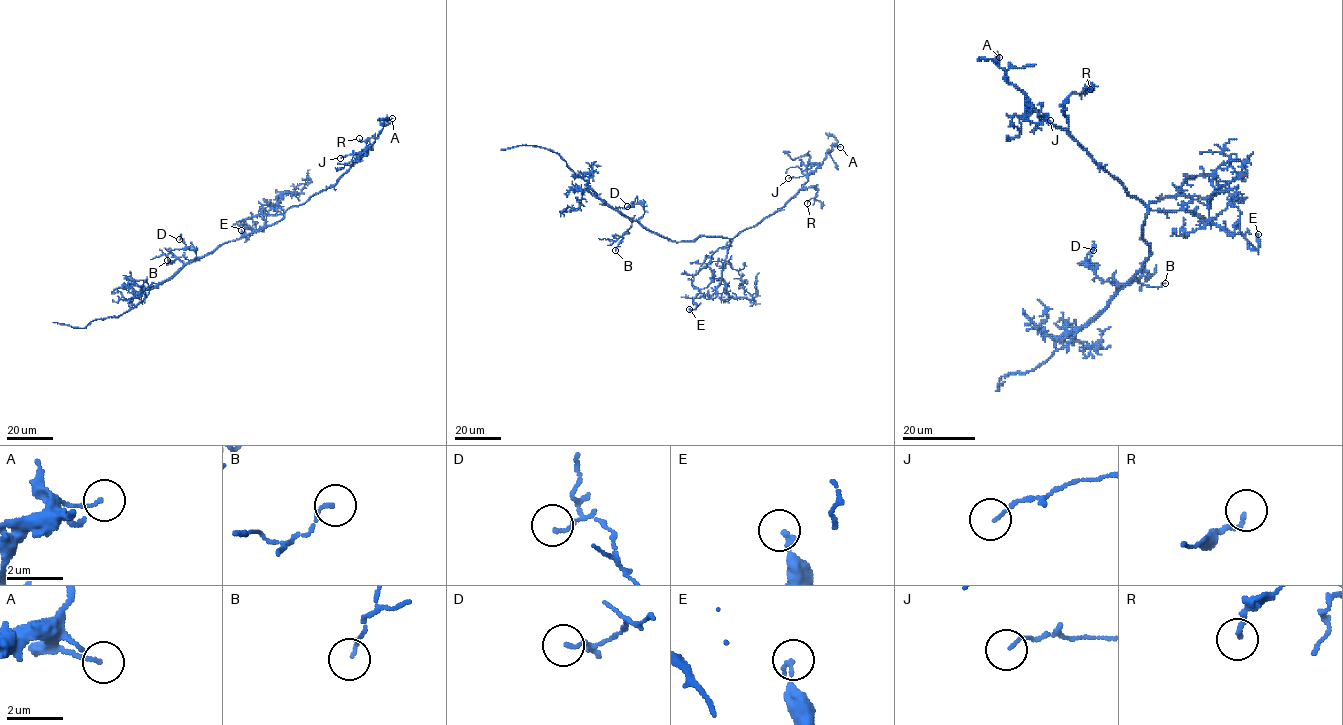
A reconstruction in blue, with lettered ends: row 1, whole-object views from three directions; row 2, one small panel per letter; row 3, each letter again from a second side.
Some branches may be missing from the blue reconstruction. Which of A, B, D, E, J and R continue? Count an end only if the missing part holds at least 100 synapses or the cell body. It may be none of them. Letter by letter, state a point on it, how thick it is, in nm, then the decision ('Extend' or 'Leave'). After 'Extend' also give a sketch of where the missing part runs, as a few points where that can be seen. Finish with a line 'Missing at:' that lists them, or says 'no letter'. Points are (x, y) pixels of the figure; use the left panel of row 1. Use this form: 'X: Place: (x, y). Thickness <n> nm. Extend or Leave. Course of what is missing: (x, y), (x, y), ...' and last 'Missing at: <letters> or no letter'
A: Place: (392, 118). Thickness 130 nm. Leave
B: Place: (167, 260). Thickness 120 nm. Leave
D: Place: (179, 239). Thickness 120 nm. Leave
E: Place: (241, 230). Thickness 160 nm. Leave
J: Place: (340, 158). Thickness 90 nm. Leave
R: Place: (359, 138). Thickness 150 nm. Leave
Missing at: no letter

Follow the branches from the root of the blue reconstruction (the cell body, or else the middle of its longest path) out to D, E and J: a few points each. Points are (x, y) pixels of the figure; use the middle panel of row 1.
D: (689, 241), (673, 241), (648, 230), (638, 219), (643, 215), (644, 205), (627, 206)
E: (689, 241), (701, 236), (732, 240), (693, 276), (692, 284), (699, 293), (693, 299), (696, 307), (689, 309)
J: (689, 241), (701, 236), (732, 240), (756, 226), (780, 209), (807, 180), (806, 175), (788, 178)

